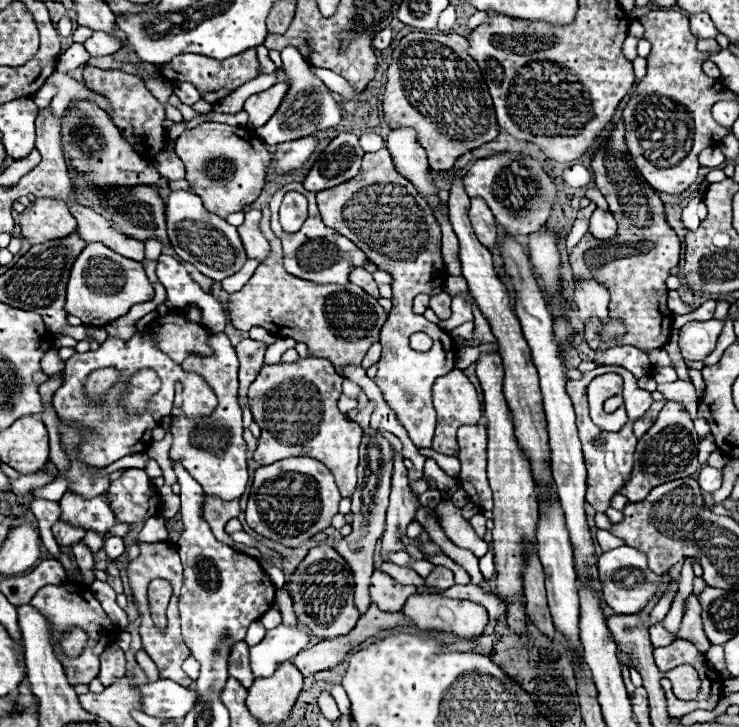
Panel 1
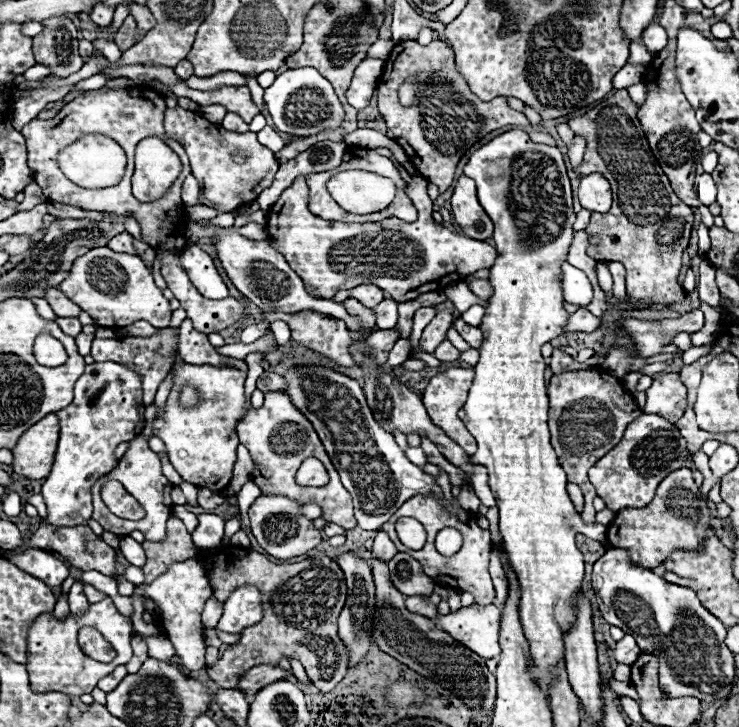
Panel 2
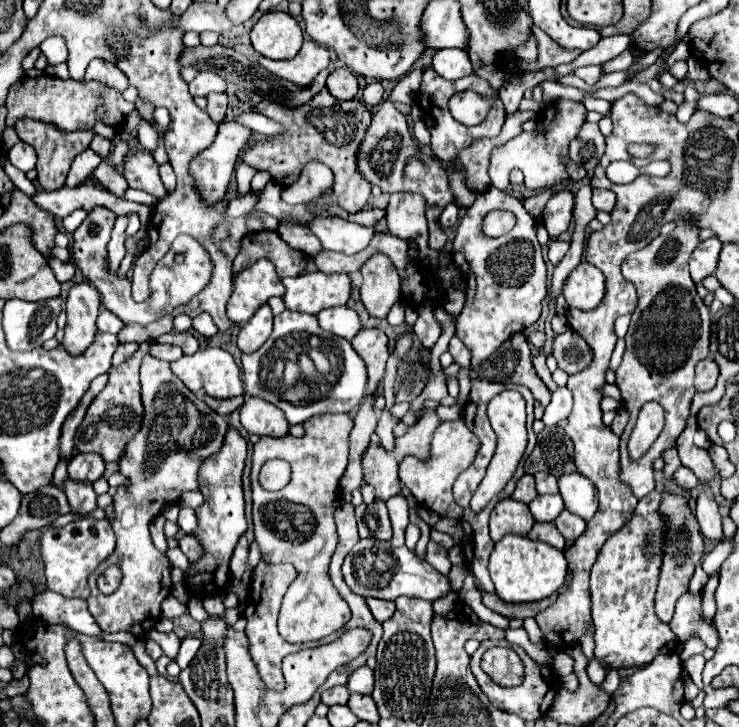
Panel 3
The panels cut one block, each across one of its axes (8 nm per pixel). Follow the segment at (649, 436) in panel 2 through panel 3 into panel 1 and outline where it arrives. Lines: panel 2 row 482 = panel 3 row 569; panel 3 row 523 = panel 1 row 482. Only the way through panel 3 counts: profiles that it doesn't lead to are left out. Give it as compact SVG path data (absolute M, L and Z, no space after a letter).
M668 400L666 406L660 410L654 426L644 434L644 438L638 440L632 476L630 476L628 484L620 490L620 494L624 494L630 502L640 502L640 500L644 500L644 496L648 496L648 492L654 486L660 486L668 480L692 476L698 470L696 444L698 444L698 434L694 430L688 410L680 402Z

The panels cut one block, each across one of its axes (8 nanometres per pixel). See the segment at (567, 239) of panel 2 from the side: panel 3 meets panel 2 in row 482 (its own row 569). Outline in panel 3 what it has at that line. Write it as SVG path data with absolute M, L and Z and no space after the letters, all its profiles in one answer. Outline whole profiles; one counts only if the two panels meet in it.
M508 534L496 542L490 556L490 576L496 586L496 594L506 602L536 602L548 598L564 584L566 566L564 552L516 534Z

